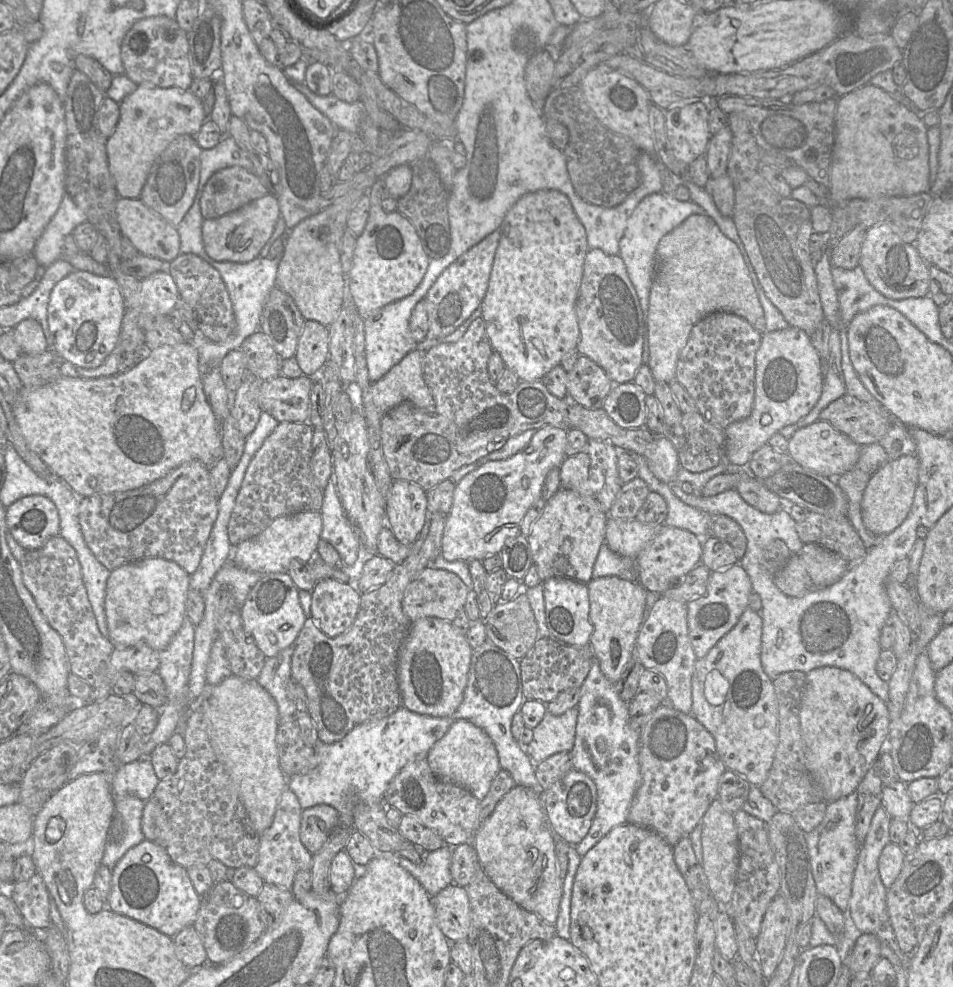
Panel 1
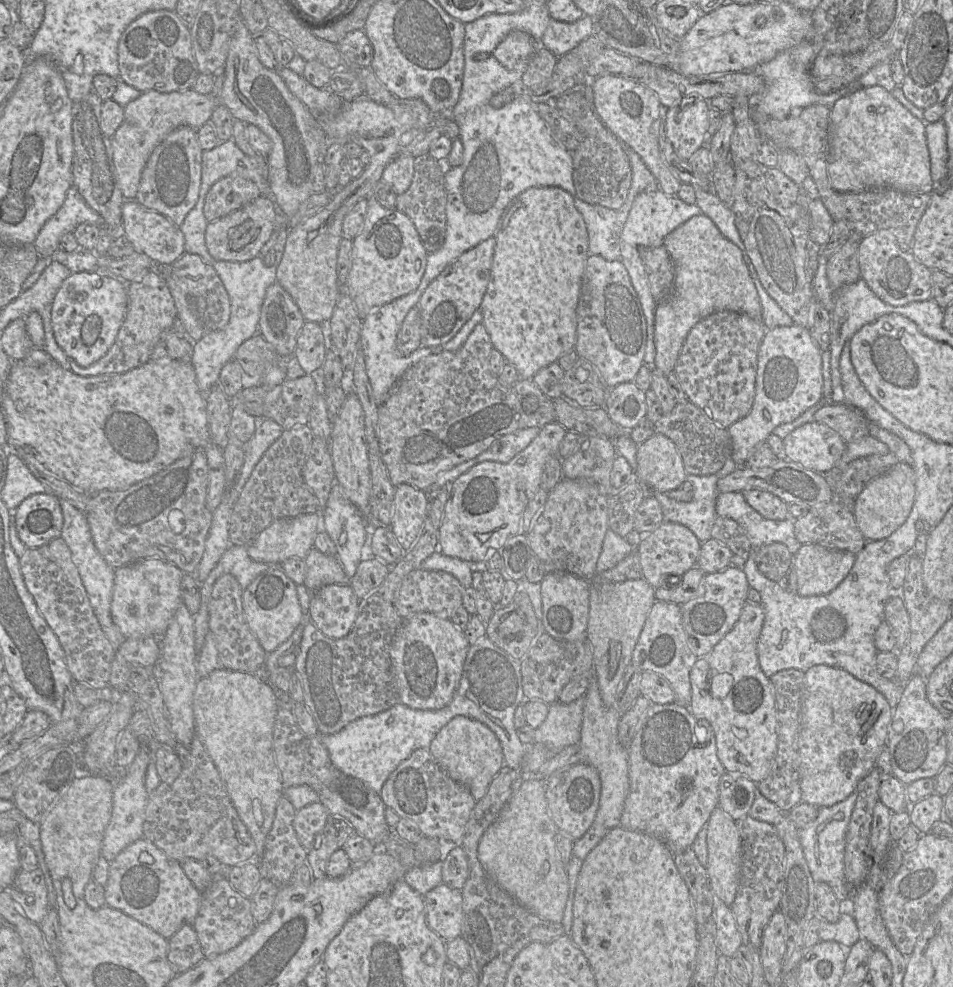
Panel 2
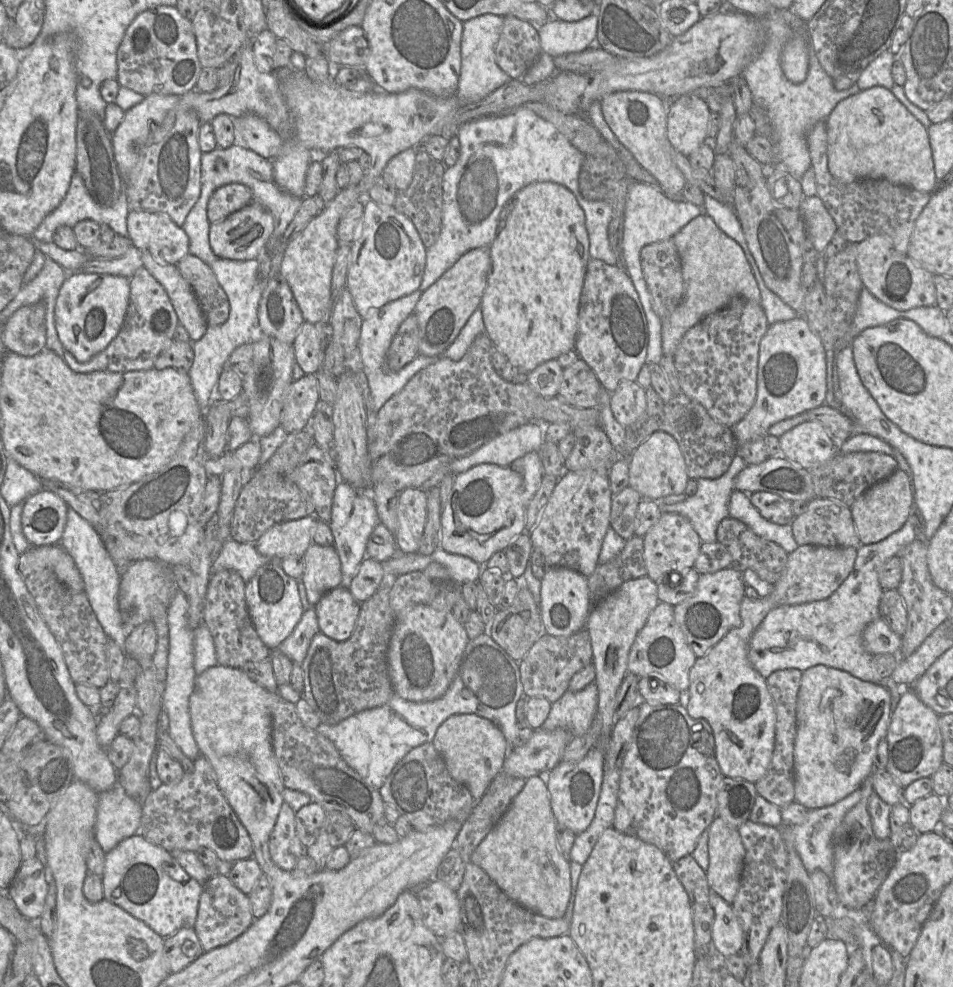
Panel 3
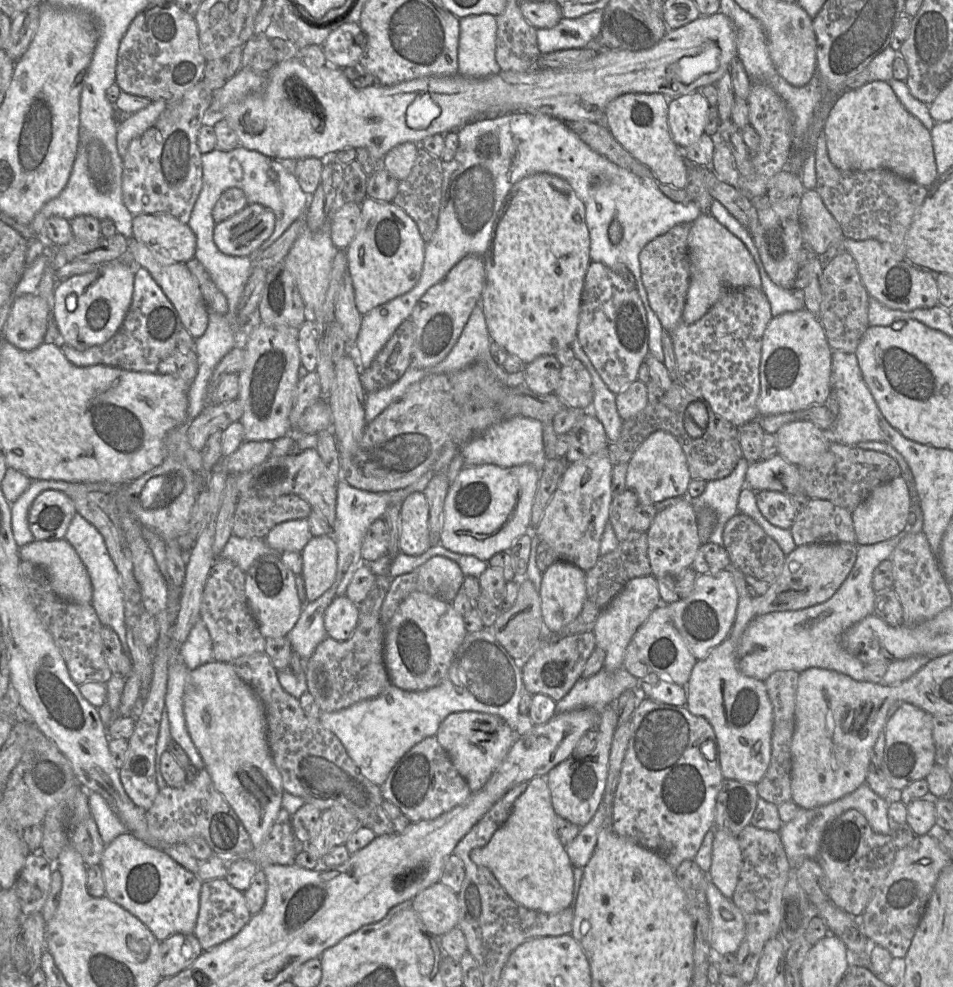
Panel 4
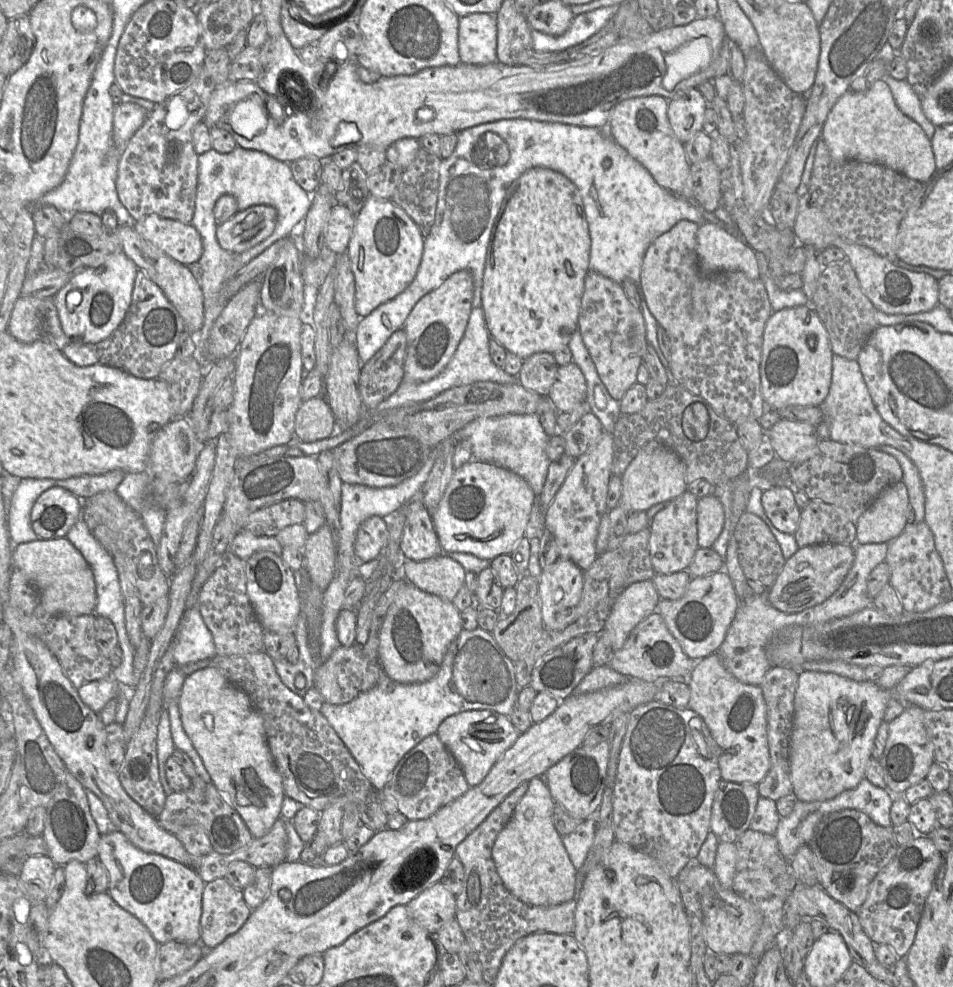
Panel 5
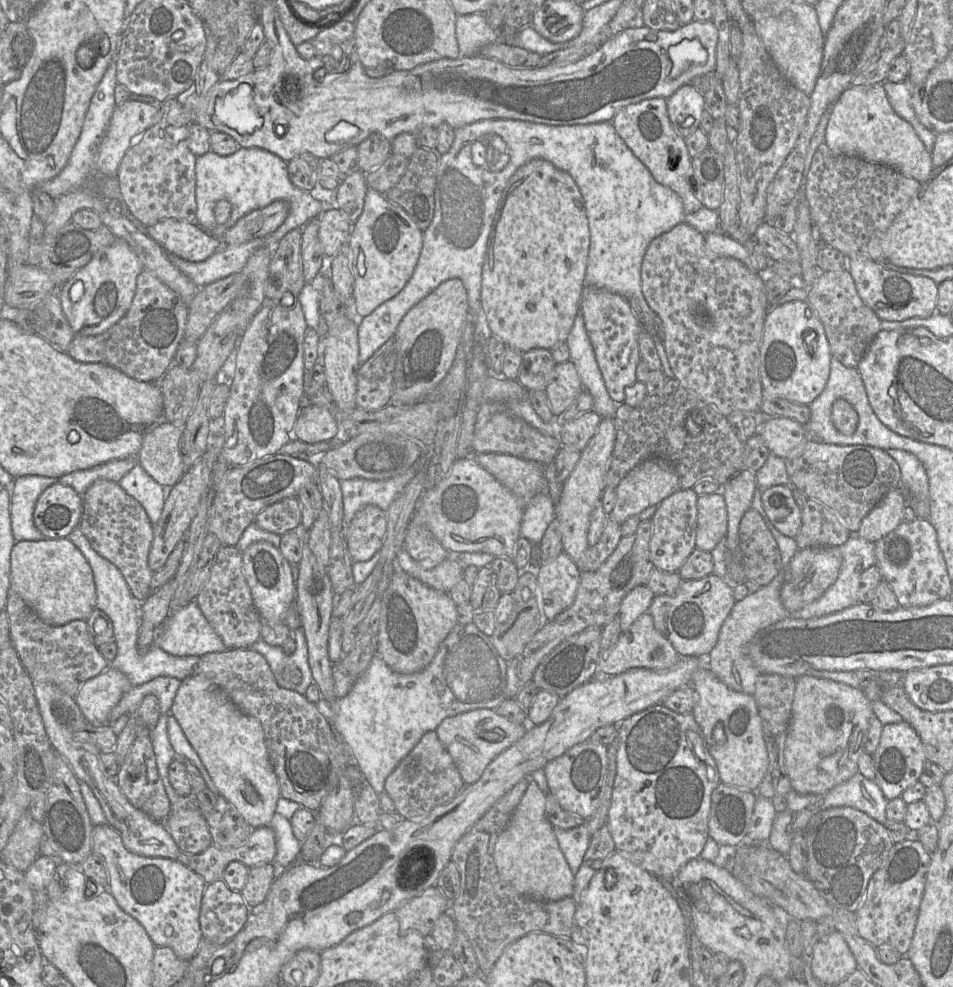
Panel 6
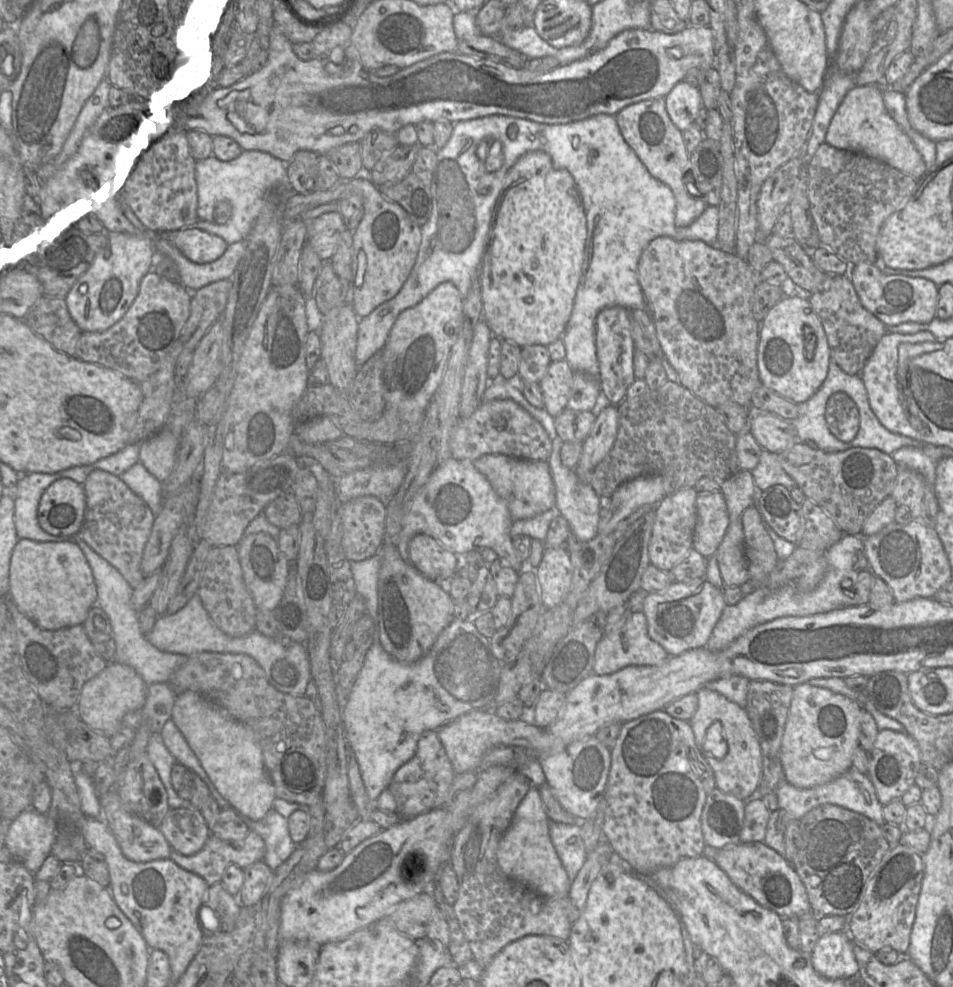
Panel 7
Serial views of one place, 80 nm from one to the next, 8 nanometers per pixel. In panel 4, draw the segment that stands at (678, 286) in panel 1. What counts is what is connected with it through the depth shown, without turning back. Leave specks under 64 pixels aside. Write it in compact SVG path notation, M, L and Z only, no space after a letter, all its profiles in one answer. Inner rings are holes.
M701 213L691 223L687 246L690 283L682 313L682 319L686 324L690 325L701 319L721 295L730 289L761 289L758 267L746 246L710 213Z

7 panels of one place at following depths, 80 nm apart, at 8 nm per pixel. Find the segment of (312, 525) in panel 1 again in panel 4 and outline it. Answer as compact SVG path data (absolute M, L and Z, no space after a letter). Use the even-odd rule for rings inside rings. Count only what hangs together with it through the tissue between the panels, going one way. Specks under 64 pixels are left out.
M304 518L276 525L264 539L273 549L282 552L302 552L311 537L308 518Z

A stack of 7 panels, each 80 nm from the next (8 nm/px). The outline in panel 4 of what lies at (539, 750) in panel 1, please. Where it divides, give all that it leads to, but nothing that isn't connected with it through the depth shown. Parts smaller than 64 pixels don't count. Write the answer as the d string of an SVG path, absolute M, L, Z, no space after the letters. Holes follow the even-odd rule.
M602 668L597 674L580 678L570 691L555 706L555 714L580 708L592 708L601 712L607 705L613 704L620 694L627 690L639 690L638 678L626 669L607 671Z

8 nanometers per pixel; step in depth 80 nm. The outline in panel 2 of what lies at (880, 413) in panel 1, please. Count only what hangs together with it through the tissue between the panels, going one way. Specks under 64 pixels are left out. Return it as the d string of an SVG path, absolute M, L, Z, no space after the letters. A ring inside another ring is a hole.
M846 402L826 403L815 412L814 420L832 428L846 443L869 435L869 420Z

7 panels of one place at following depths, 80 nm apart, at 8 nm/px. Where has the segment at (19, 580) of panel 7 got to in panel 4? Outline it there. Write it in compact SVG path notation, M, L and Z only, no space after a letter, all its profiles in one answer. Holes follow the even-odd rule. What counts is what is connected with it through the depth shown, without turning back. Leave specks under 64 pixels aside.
M65 538L52 541L34 540L19 548L19 557L45 572L52 590L60 599L77 604L91 603L93 588L90 576L79 555Z

